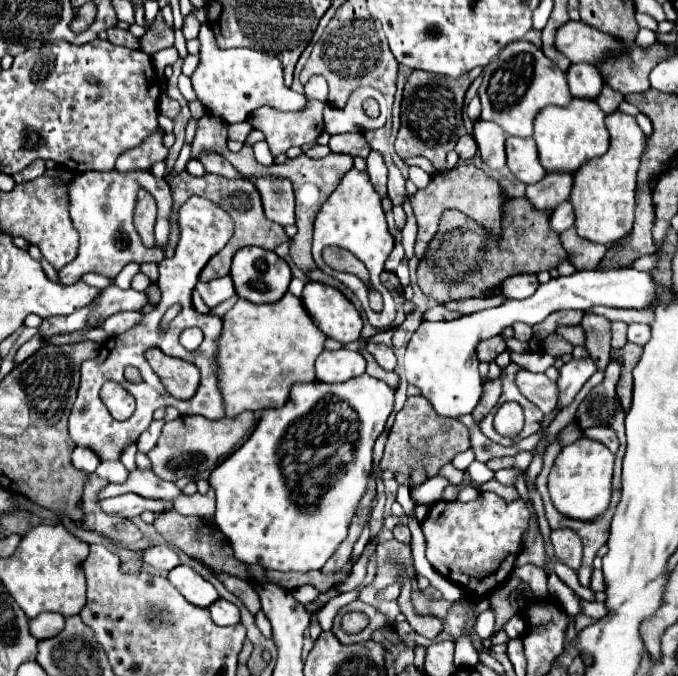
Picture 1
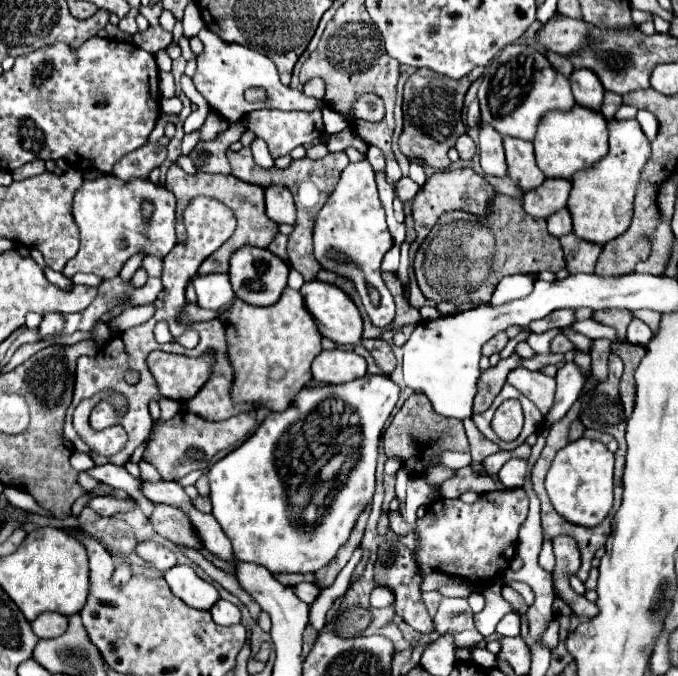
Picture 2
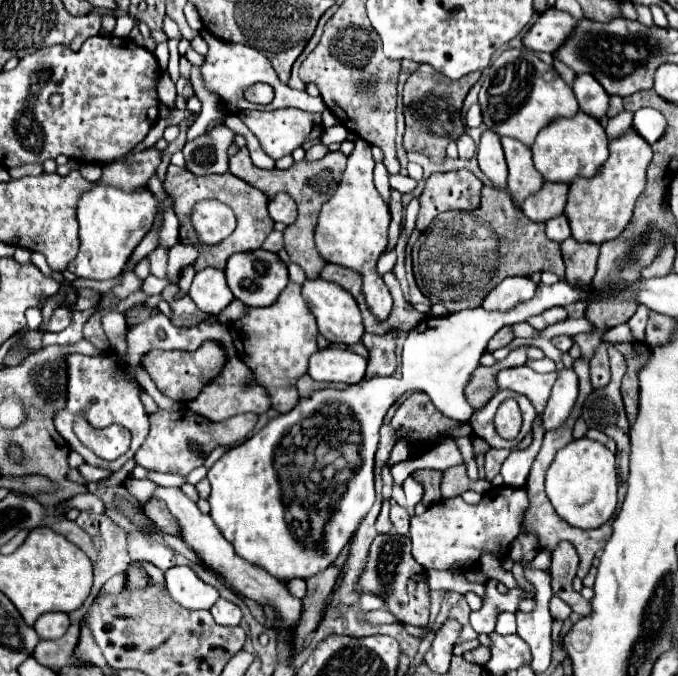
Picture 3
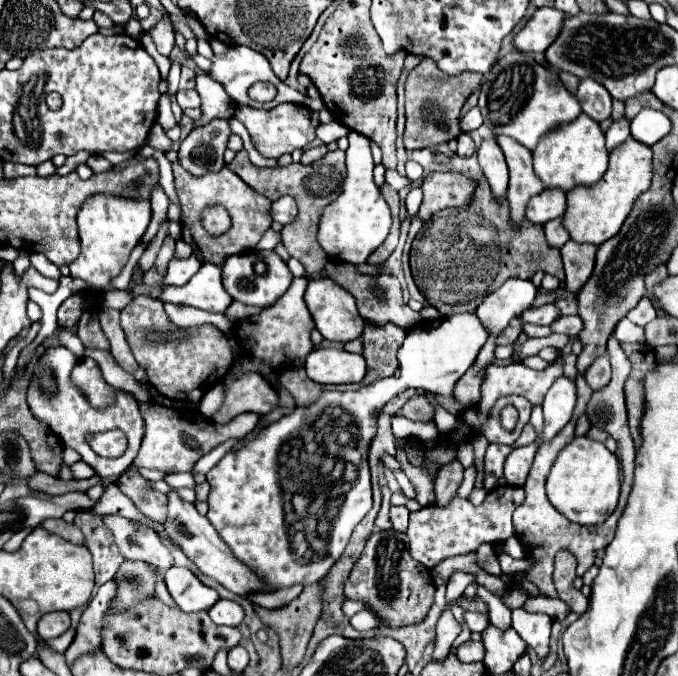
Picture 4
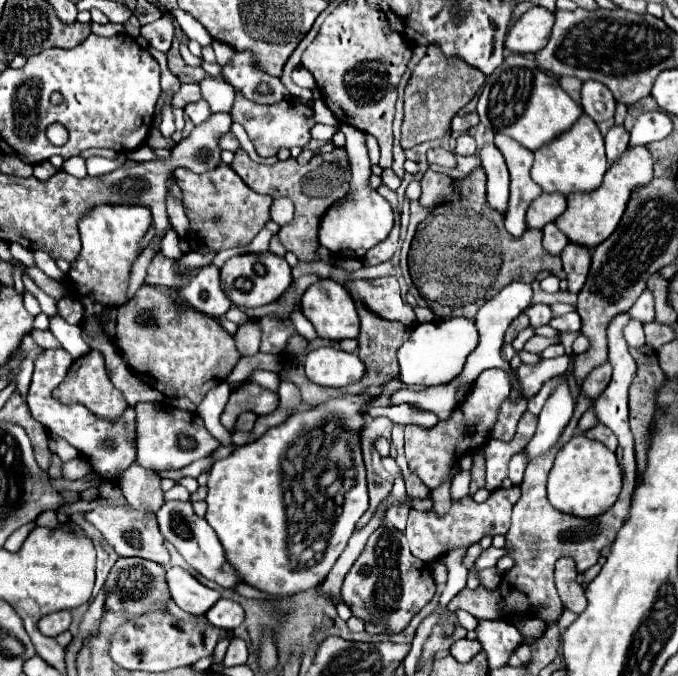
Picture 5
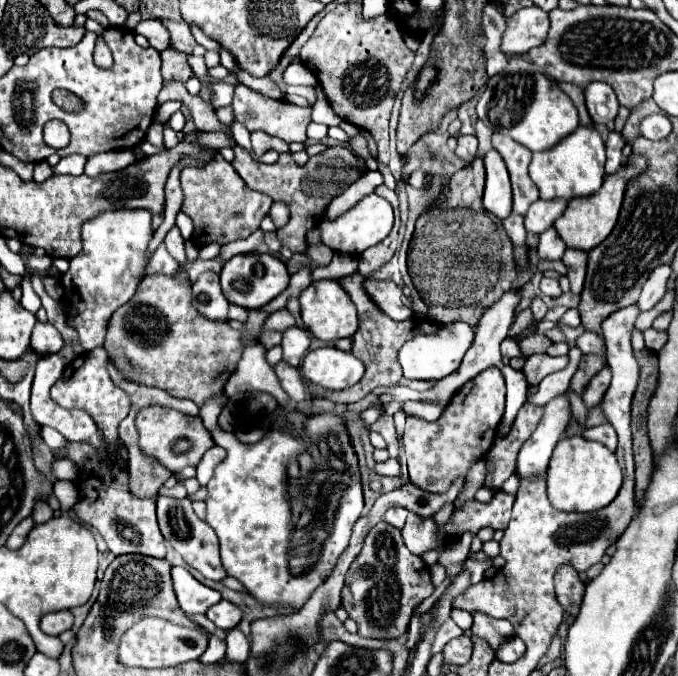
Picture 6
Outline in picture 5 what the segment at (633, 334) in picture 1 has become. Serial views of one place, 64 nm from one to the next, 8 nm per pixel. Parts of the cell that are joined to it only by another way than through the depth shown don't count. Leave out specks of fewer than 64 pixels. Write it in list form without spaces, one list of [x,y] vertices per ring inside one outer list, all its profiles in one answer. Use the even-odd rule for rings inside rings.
[[[644,290],[642,296],[636,300],[636,304],[632,306],[632,310],[628,310],[628,316],[632,320],[638,320],[642,324],[648,324],[654,320],[654,298],[650,290]]]

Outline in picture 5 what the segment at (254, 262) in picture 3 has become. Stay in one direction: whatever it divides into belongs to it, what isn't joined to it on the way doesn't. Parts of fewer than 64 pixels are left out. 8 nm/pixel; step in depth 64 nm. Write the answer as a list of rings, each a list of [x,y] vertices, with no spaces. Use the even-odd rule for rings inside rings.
[[[272,252],[266,254],[240,254],[226,260],[226,264],[220,270],[220,280],[226,296],[240,306],[256,308],[264,304],[276,302],[292,284],[292,268],[288,262]]]

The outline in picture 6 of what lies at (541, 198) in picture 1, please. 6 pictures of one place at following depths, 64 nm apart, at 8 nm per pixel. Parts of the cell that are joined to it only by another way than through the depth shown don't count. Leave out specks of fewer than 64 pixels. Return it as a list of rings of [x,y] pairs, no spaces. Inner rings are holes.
[[[536,200],[524,218],[526,230],[534,234],[542,234],[546,228],[550,228],[556,218],[560,218],[566,210],[566,200]]]

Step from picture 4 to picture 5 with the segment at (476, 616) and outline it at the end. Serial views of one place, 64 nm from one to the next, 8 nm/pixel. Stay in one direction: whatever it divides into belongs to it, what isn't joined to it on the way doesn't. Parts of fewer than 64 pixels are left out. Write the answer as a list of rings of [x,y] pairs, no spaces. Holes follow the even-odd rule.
[[[458,610],[458,612],[456,612],[456,618],[458,618],[458,624],[464,626],[466,630],[476,630],[476,626],[478,626],[478,618],[474,618],[474,616],[468,614],[468,612]]]

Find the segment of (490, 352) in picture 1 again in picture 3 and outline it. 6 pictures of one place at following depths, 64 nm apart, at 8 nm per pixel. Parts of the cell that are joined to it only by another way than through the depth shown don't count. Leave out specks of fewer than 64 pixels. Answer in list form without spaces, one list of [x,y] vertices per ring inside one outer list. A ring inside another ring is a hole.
[[[506,326],[506,328],[498,330],[498,332],[496,332],[496,336],[494,336],[494,338],[488,342],[486,352],[494,352],[494,350],[498,350],[498,348],[502,348],[502,346],[508,346],[512,340],[514,340],[512,330]]]

